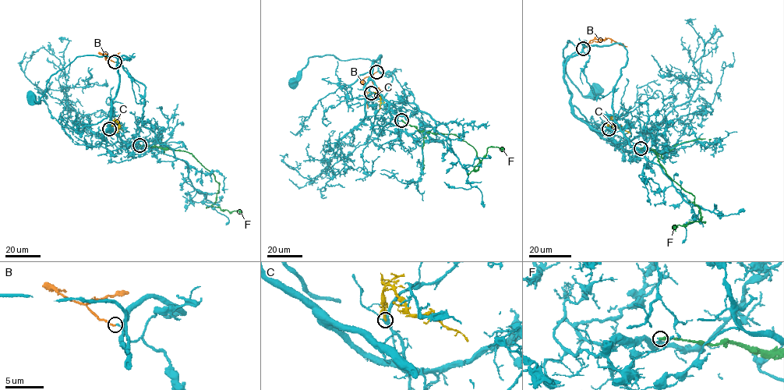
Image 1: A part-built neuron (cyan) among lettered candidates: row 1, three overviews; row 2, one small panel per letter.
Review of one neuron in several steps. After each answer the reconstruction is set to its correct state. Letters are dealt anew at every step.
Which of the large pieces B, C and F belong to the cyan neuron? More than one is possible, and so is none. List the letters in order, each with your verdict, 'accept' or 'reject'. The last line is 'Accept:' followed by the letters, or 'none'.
B: accept
C: reject
F: reject
Accept: B

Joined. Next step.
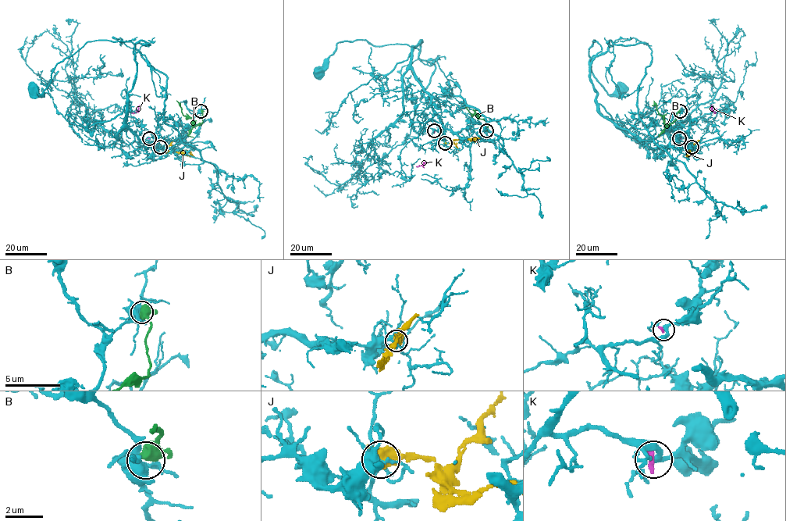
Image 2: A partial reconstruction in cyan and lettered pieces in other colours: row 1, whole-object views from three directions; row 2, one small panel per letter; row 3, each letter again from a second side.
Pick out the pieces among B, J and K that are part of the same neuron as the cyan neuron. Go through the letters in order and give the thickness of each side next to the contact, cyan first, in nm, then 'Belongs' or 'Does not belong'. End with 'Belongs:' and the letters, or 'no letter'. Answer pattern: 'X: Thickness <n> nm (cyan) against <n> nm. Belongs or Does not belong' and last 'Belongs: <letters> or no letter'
B: Thickness 550 nm (cyan) against 550 nm. Belongs
J: Thickness 200 nm (cyan) against 700 nm. Does not belong
K: Thickness 240 nm (cyan) against 320 nm. Does not belong
Belongs: B

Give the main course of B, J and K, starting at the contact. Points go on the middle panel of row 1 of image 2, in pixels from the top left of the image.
B: (486, 130), (485, 121), (478, 117), (478, 115), (471, 115), (461, 105)
J: (445, 142), (479, 138)
K: (435, 130), (422, 165), (416, 166)

